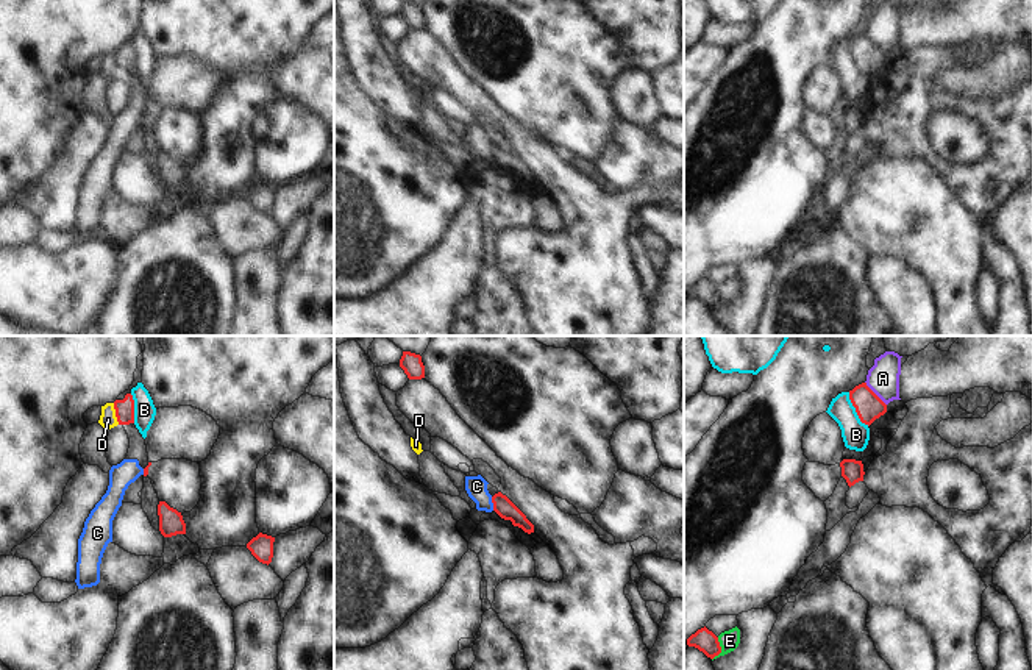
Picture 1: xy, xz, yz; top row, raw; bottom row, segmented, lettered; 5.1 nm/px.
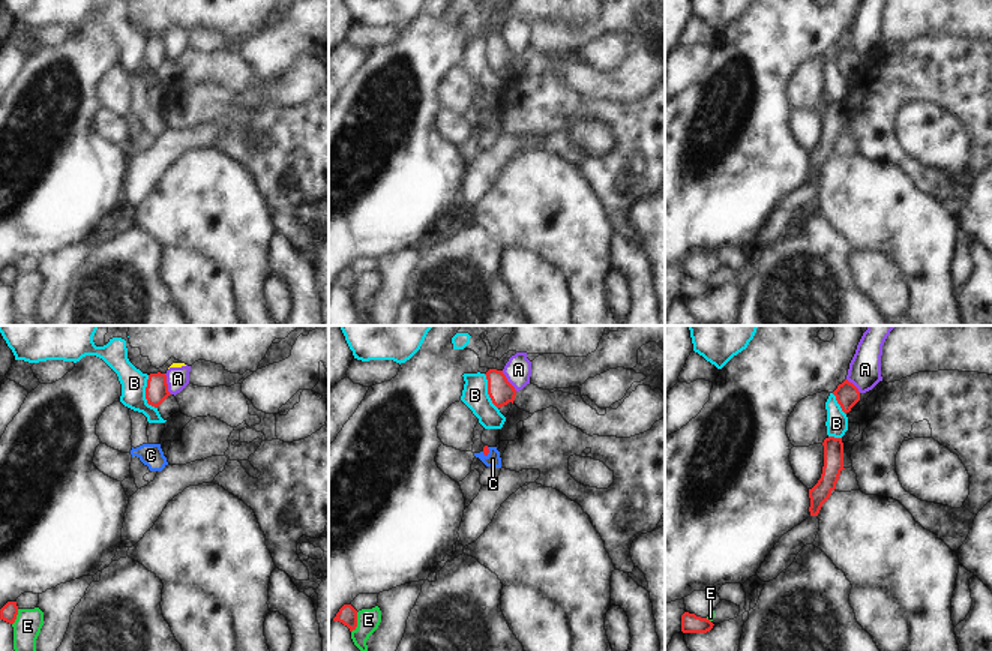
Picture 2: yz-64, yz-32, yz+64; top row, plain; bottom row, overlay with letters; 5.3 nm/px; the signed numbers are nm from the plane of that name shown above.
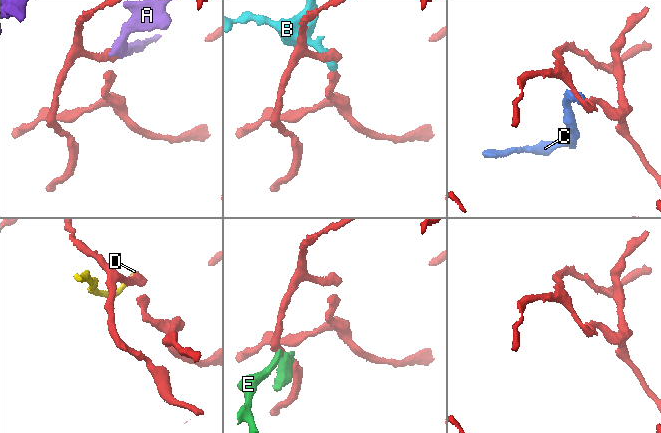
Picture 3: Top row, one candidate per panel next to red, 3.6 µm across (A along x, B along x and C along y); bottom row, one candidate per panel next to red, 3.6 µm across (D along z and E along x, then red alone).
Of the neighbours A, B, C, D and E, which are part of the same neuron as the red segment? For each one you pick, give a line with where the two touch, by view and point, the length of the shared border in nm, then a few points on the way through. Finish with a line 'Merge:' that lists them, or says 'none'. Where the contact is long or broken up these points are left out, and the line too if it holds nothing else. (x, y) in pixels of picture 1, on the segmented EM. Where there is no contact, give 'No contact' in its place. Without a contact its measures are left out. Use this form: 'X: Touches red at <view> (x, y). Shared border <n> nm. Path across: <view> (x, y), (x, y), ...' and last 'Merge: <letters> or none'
Merge: none.

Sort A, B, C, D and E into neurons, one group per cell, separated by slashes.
A D / B / C / E

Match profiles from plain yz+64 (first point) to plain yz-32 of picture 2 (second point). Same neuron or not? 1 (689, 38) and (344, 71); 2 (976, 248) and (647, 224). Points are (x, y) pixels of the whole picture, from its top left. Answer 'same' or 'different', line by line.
1: different
2: different

